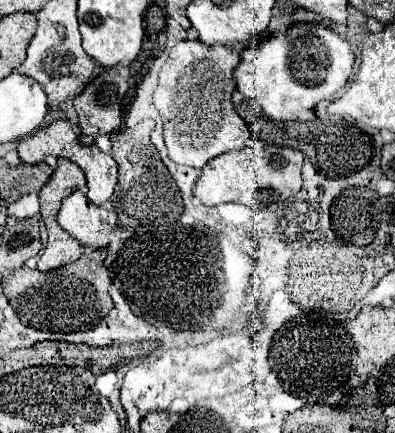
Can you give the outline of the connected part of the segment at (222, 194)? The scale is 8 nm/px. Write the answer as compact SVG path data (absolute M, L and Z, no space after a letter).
M242 148L242 150L234 150L234 152L228 152L228 154L222 154L222 156L216 156L214 160L210 160L204 168L202 168L202 174L198 176L196 180L196 186L194 186L194 196L198 200L202 200L202 204L206 206L218 206L222 202L238 202L238 204L244 204L244 206L254 206L254 208L260 208L256 206L260 200L260 196L256 196L256 188L260 188L260 148Z

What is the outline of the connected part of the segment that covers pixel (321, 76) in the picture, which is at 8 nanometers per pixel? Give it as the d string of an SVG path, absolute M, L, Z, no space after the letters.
M294 24L286 32L262 42L252 60L242 60L236 68L238 90L254 100L274 122L296 118L298 110L310 110L322 100L330 100L350 78L354 52L342 36L322 24Z

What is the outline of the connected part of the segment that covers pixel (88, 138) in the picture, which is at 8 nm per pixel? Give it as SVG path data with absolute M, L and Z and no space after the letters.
M114 66L110 70L104 70L98 78L94 78L80 96L74 100L74 108L78 112L78 126L82 130L82 144L90 146L96 142L98 136L110 134L120 126L120 104L124 94L130 90L130 70L124 66Z

